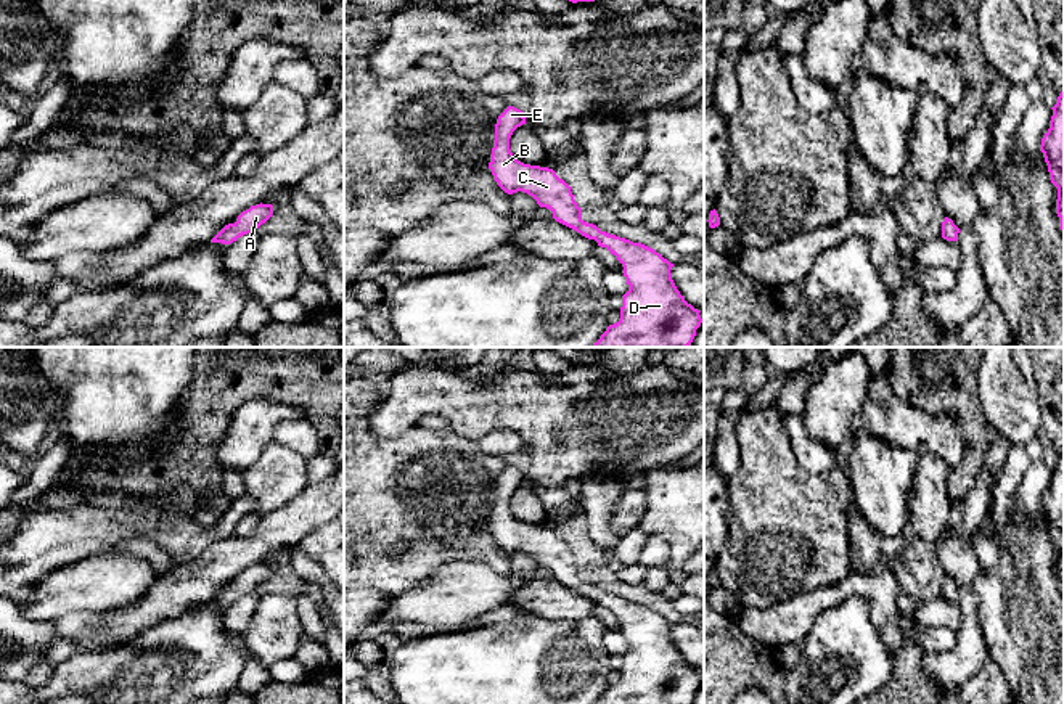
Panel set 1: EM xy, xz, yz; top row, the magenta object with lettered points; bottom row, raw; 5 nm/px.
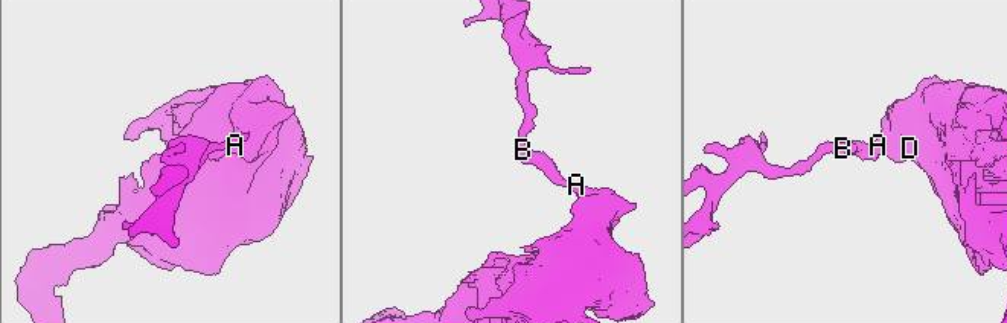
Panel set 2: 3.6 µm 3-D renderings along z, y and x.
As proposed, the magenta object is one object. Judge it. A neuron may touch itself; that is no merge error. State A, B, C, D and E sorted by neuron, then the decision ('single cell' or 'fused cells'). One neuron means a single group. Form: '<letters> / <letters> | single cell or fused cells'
A B C D E | single cell

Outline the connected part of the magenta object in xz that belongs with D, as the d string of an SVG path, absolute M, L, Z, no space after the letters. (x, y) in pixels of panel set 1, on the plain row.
M508 466L497 479L495 500L489 529L497 545L508 555L522 551L532 556L540 567L551 571L553 579L598 606L606 608L622 624L628 651L622 656L620 678L609 685L595 704L691 704L702 678L699 670L685 661L672 640L672 627L654 609L630 600L601 591L596 585L582 580L582 569L577 566L571 546L561 540L553 529L530 526L518 521L509 510L513 492L526 484L524 473Z

